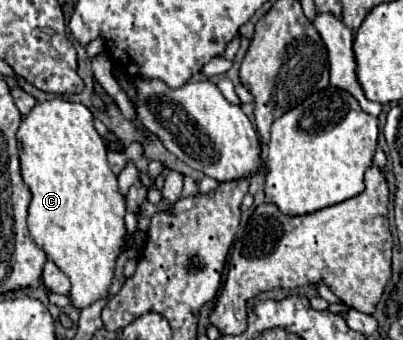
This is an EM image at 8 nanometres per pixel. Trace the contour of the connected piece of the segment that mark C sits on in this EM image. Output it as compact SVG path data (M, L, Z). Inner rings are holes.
M53 99L37 103L21 121L17 131L21 143L21 175L31 191L29 203L29 231L31 239L47 253L47 257L69 277L69 299L75 309L85 309L91 303L107 297L115 277L115 261L125 245L125 195L119 193L117 177L107 165L107 149L101 135L93 127L91 111L81 103Z

